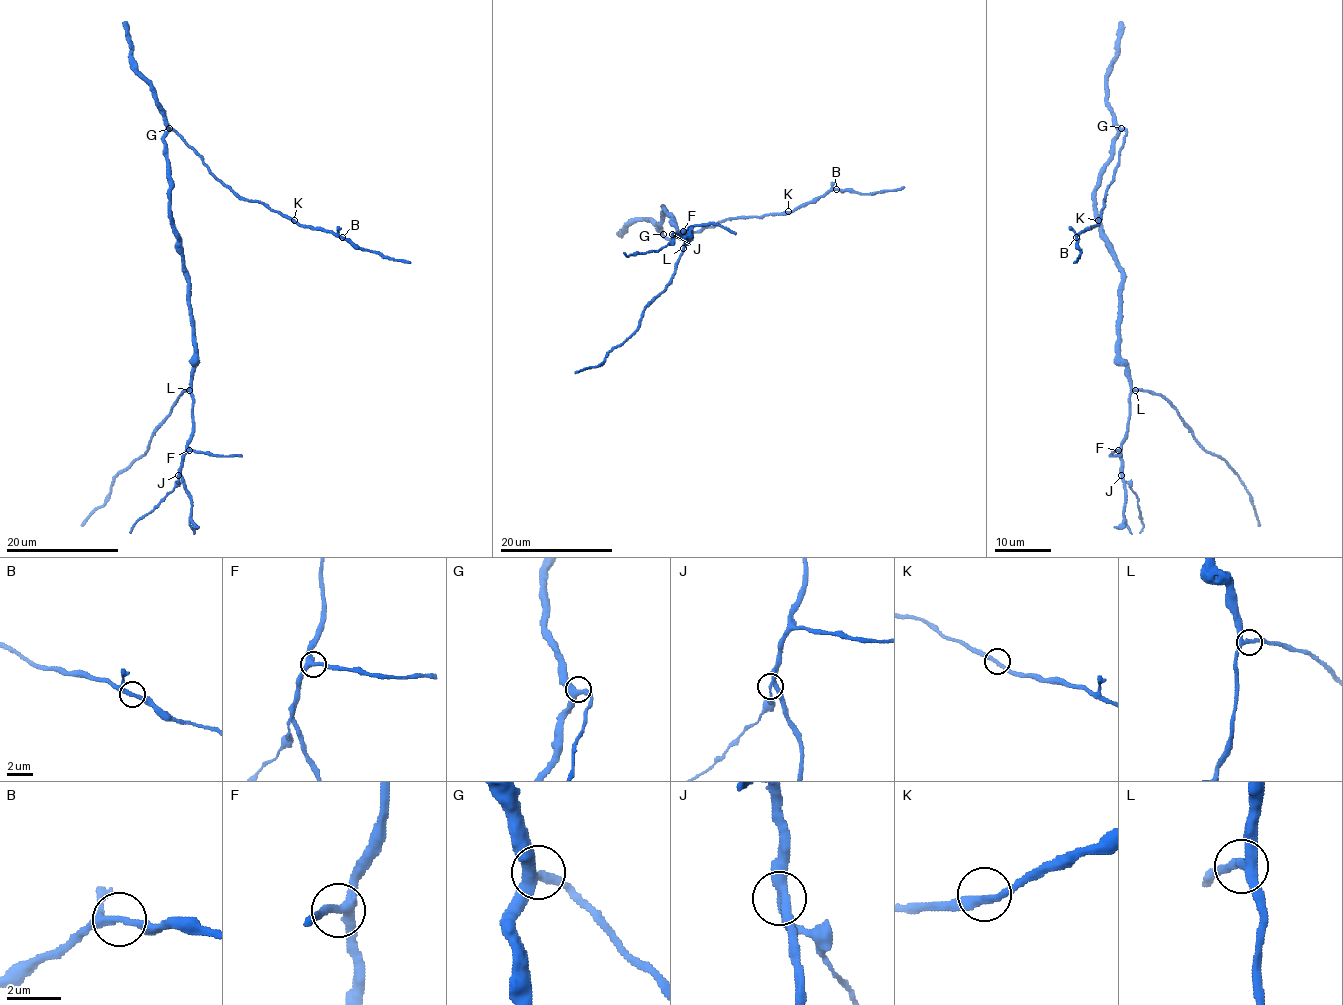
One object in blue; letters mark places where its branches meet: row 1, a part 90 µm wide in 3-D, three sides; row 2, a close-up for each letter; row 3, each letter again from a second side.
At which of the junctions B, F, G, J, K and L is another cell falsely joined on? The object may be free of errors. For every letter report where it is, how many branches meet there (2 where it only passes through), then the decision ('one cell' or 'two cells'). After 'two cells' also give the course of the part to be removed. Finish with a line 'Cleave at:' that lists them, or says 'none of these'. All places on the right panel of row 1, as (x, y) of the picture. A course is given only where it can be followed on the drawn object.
B: at (1076, 237); 3 branches meet; one cell
F: at (1118, 450); 3 branches meet; one cell
G: at (1121, 128); 3 branches meet; one cell
J: at (1121, 475); 3 branches meet; two cells; foreign part runs (1121, 476), (1137, 498), (1139, 518), (1143, 525), (1140, 533)
K: at (1098, 220); 2 branches meet; one cell
L: at (1135, 390); 3 branches meet; one cell
Cleave at: J

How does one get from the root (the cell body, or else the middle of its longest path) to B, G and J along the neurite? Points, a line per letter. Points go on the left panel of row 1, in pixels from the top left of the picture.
B: (173, 225), (169, 161), (163, 152), (169, 129), (241, 196), (342, 237)
G: (173, 225), (169, 161), (163, 152), (163, 136), (169, 128)
J: (173, 225), (177, 251), (189, 279), (194, 348), (193, 434), (177, 476)

